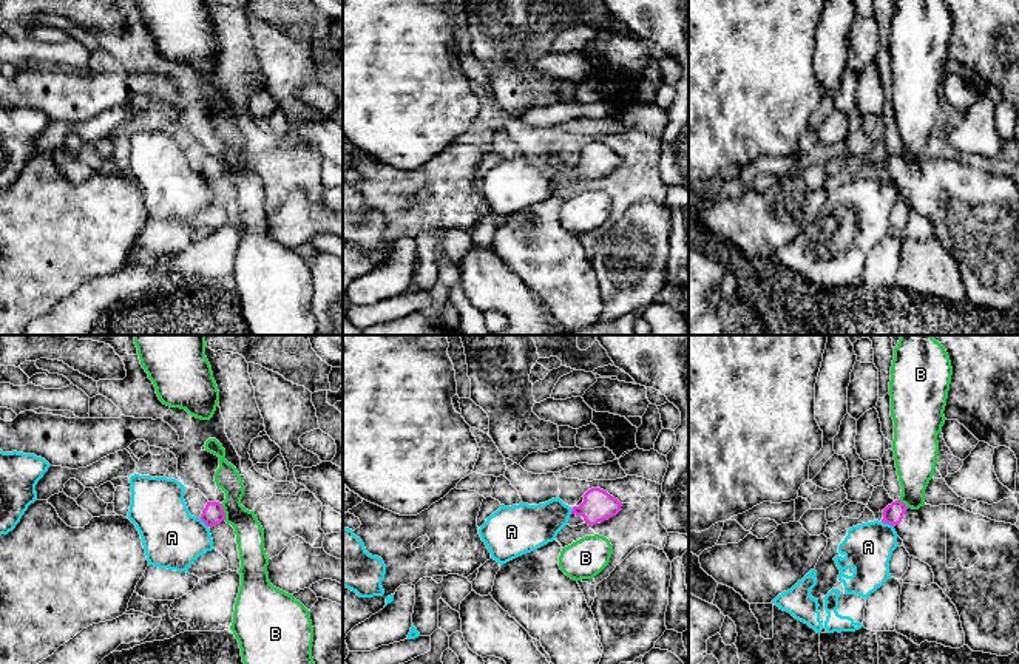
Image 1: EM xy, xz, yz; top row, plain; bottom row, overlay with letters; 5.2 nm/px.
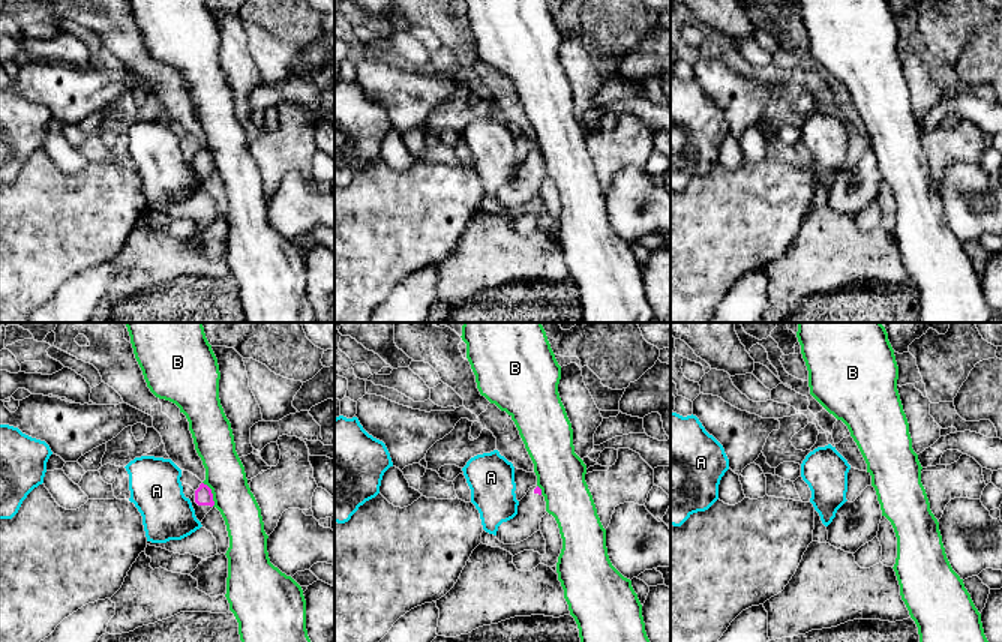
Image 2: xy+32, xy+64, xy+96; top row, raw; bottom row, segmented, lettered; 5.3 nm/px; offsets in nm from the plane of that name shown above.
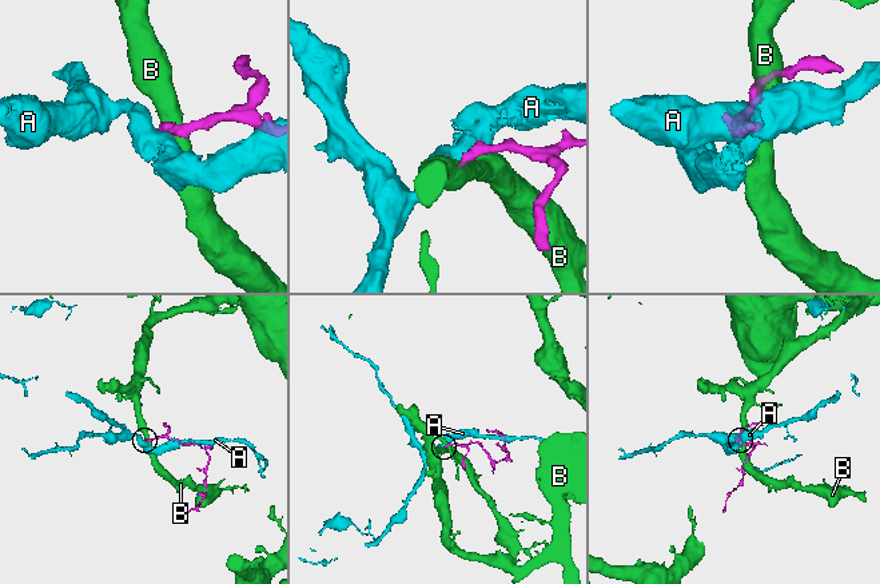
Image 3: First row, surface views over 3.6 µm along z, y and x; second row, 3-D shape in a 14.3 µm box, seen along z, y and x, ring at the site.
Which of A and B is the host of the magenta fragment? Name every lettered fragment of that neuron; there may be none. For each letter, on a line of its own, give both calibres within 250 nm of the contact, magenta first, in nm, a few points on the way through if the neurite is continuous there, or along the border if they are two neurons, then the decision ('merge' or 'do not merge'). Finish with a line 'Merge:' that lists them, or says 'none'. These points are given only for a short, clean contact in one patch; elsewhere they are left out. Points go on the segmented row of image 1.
A: calibres 110 and 260 nm; border yz (882, 521), (893, 527); do not merge
B: calibres 110 and 140 nm; border xy (220, 504), (226, 519); do not merge
Merge: none

